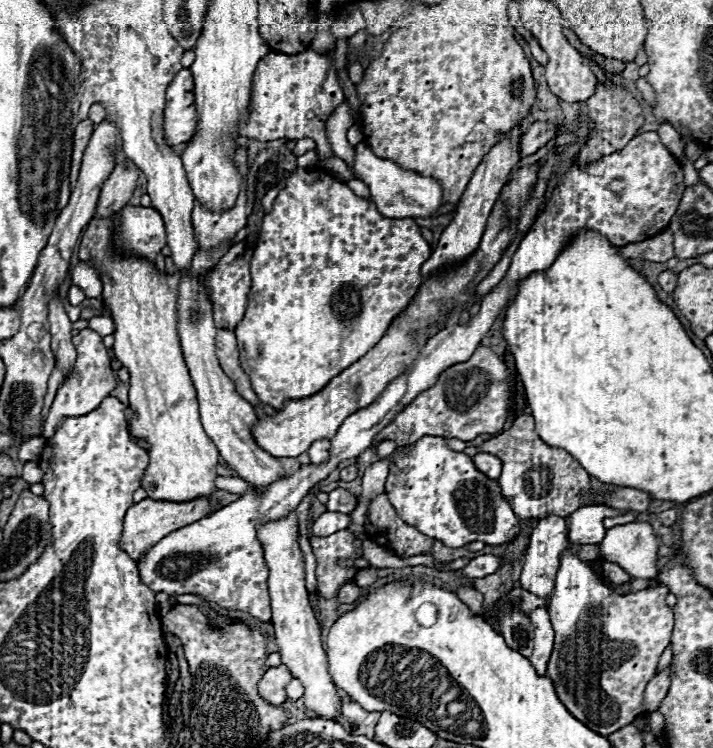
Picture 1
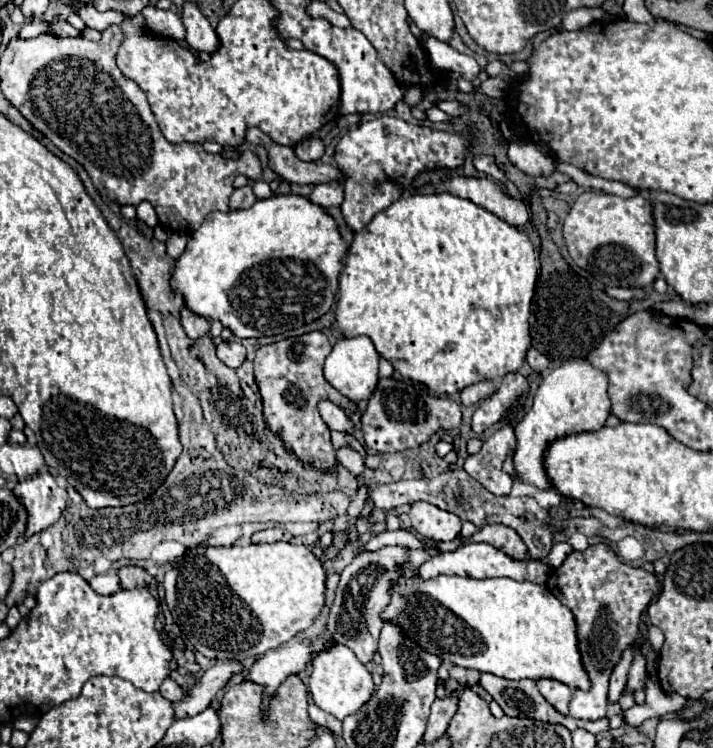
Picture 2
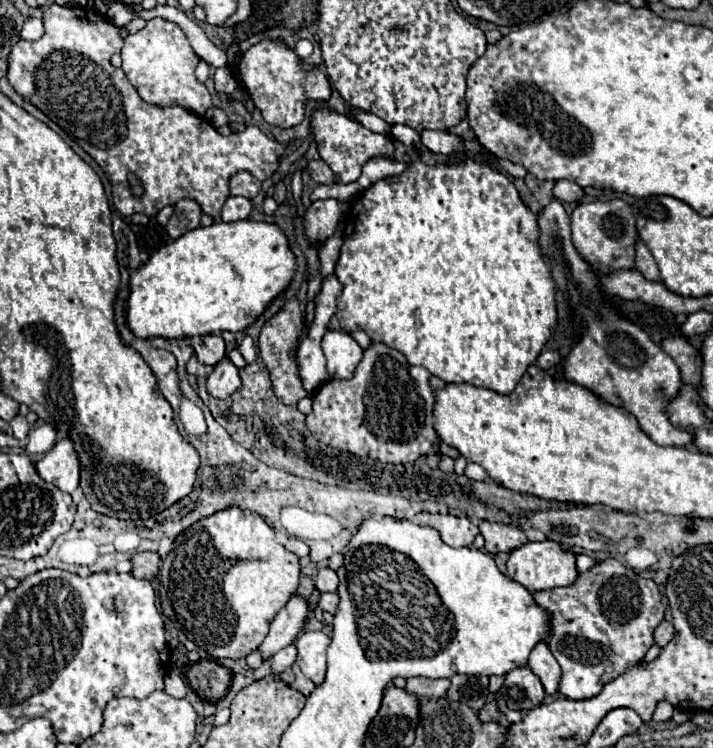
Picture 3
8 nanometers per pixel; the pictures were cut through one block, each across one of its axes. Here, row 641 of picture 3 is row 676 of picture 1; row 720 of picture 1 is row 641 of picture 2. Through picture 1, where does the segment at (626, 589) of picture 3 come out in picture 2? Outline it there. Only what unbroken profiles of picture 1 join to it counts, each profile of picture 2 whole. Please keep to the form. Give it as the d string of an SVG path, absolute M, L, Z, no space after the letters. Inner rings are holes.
M594 544L584 552L574 550L560 568L550 572L546 586L576 616L584 668L592 678L592 688L588 692L574 690L570 716L578 720L600 720L608 710L608 678L612 668L620 660L624 648L634 642L640 616L660 590L658 580L644 568L620 562L608 544Z

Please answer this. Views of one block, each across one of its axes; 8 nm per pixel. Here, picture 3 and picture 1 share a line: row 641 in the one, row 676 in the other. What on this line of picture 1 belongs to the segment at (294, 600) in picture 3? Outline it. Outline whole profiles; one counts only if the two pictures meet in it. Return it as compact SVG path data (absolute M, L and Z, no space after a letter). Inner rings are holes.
M280 664L274 668L268 668L266 674L262 676L258 690L264 696L264 700L268 700L270 704L282 704L286 700L286 684L292 680L294 676L290 674L290 670Z

